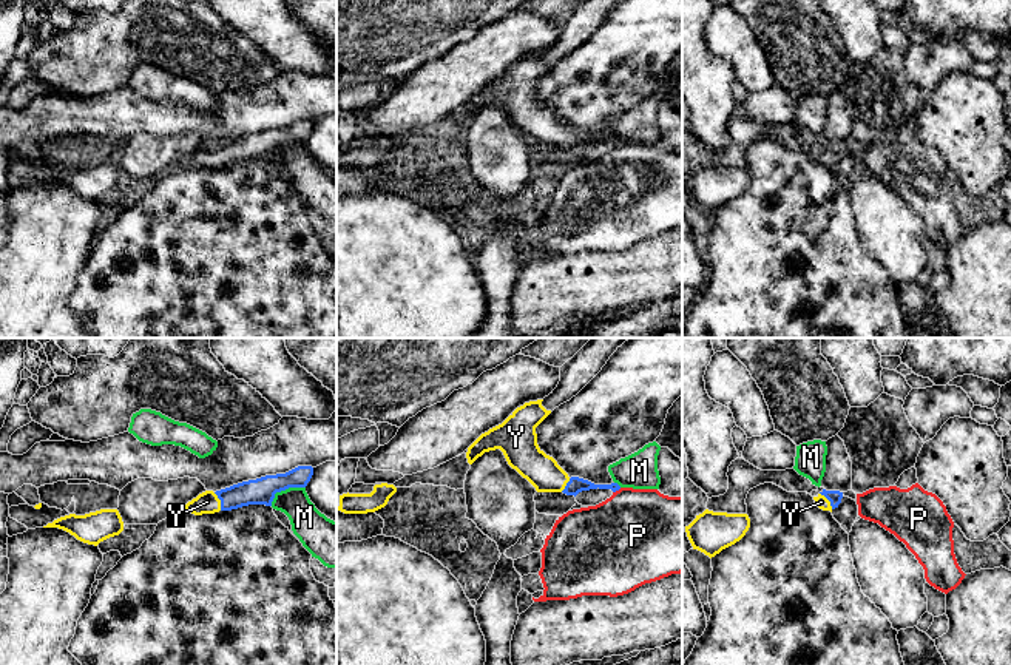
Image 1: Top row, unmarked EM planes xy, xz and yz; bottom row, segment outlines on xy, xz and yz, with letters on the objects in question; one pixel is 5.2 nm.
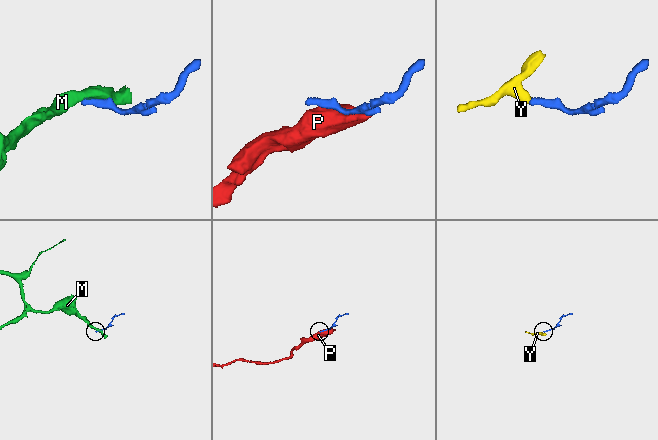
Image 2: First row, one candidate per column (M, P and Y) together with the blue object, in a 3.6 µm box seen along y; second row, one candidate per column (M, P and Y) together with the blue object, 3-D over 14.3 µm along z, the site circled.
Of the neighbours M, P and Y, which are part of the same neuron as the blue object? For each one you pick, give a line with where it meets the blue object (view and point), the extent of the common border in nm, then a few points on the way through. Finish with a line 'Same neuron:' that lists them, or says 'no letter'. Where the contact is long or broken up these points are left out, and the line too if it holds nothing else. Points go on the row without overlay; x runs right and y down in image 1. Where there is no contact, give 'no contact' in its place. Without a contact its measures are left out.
Y: contact xy (221, 156); length 100 nm; way xy (261, 145), (240, 148), (221, 156), (207, 156)
Same neuron: Y

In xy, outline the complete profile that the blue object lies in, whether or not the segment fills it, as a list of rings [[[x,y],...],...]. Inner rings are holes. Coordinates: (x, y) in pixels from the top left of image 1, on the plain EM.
[[[298,120],[286,128],[265,130],[221,145],[205,145],[188,156],[182,165],[194,170],[232,165],[249,159],[272,160],[276,147],[306,142],[313,130],[312,120]]]

